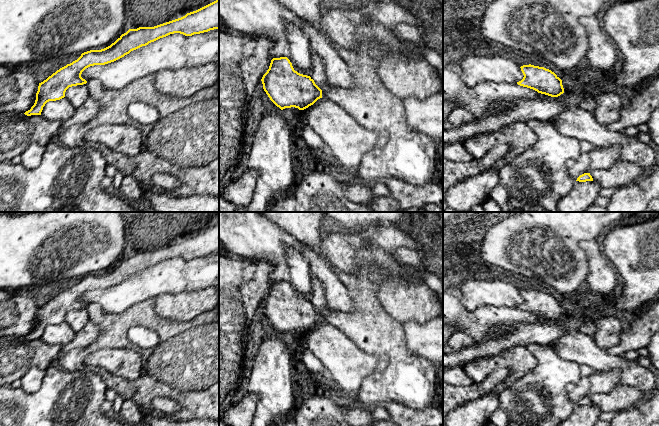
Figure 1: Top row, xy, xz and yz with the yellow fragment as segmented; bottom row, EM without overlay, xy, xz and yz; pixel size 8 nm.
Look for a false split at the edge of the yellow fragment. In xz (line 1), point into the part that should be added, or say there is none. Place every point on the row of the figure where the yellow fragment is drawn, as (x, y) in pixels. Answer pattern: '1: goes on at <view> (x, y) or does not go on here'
1: does not go on here

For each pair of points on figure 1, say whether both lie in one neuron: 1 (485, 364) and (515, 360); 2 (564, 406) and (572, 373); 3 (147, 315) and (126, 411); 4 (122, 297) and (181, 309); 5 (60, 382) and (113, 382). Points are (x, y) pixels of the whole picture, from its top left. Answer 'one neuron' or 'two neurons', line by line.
1: one neuron
2: one neuron
3: two neurons
4: two neurons
5: two neurons

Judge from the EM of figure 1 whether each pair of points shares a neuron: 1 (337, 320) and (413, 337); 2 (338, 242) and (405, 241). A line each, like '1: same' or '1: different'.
1: different
2: same

